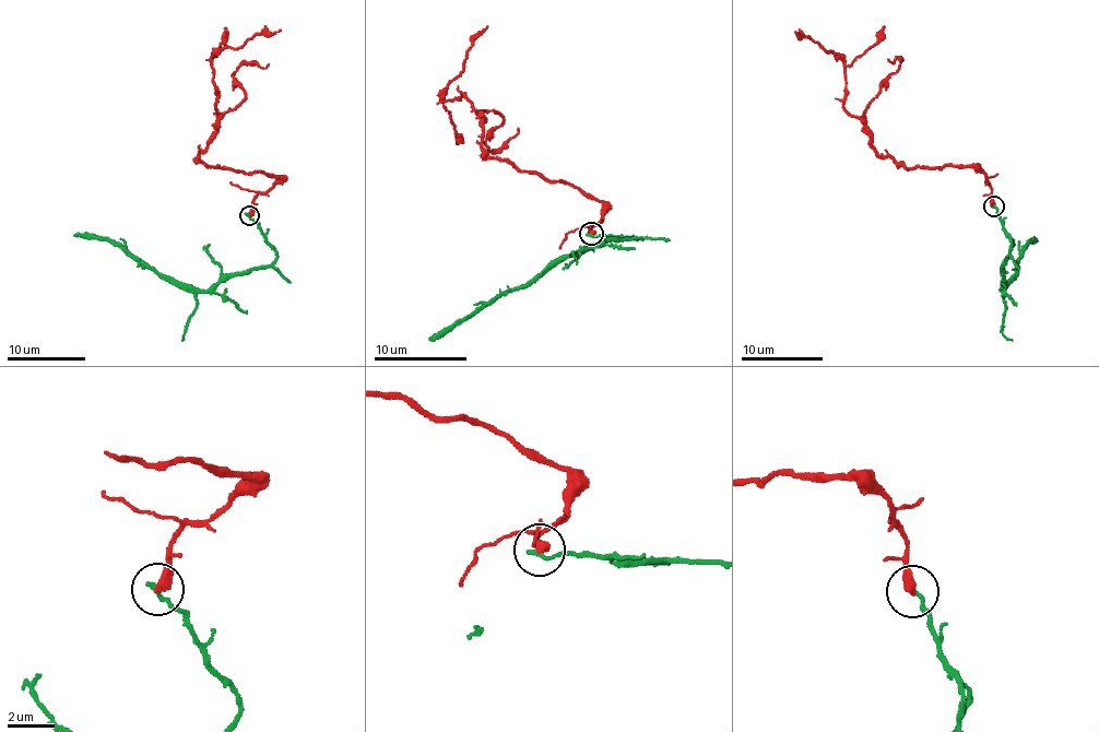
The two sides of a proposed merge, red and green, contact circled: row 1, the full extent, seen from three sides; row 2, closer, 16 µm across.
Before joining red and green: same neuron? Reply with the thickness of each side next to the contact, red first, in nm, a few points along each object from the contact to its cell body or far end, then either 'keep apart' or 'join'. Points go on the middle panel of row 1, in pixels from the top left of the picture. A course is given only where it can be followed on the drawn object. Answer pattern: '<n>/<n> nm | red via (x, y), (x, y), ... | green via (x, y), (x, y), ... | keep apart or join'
440/190 nm | red via (591, 234), (602, 204), (496, 160), (465, 94), (441, 99), (486, 25) | green via (591, 234), (642, 238), (614, 238), (557, 259), (522, 285), (500, 293), (429, 340) | keep apart

